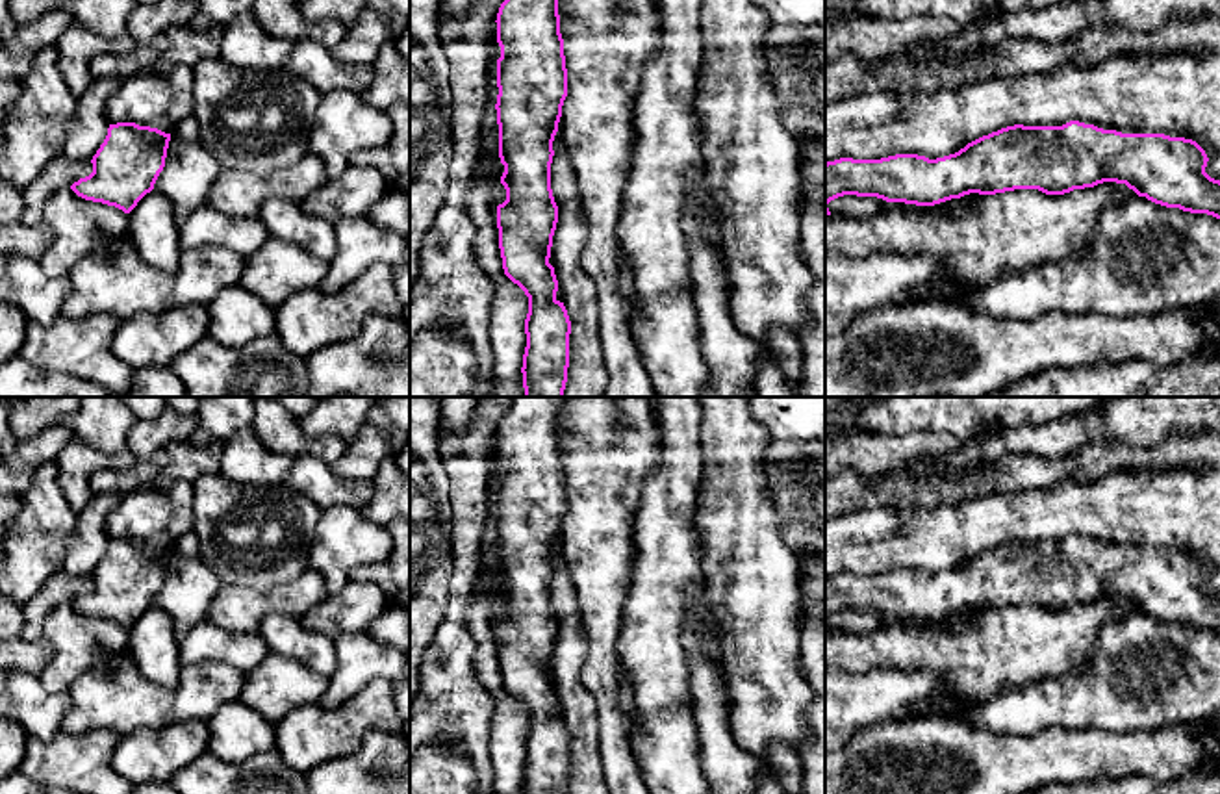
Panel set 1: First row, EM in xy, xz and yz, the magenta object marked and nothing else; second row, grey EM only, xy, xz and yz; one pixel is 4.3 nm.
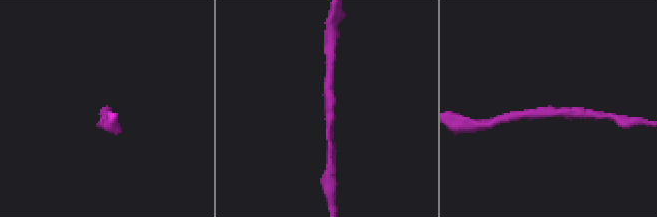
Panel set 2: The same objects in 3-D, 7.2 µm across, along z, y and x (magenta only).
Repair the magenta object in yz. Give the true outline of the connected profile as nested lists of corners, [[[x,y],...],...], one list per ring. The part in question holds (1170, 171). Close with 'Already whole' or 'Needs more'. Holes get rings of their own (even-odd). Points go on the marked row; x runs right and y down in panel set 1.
[[[1079,121],[1062,126],[1014,124],[936,160],[918,154],[896,154],[881,160],[840,158],[827,161],[825,215],[831,215],[827,204],[844,195],[934,206],[970,193],[996,195],[1014,189],[1038,189],[1046,195],[1064,195],[1074,189],[1116,182],[1155,204],[1220,219],[1220,180],[1205,173],[1207,161],[1205,150],[1185,137],[1122,134]]]. Already whole

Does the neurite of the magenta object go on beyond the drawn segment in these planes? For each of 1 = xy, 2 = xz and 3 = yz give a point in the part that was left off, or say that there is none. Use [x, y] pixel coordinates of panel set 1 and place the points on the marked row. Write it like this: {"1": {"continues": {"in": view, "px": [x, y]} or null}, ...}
{"1": {"continues": null}, "2": {"continues": null}, "3": {"continues": null}}

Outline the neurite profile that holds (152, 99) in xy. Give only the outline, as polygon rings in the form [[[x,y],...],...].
[[[176,65],[167,72],[141,70],[121,82],[106,102],[109,124],[135,122],[171,134],[191,117],[195,69]]]

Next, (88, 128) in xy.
[[[117,78],[93,80],[76,98],[76,113],[65,132],[63,156],[72,161],[93,160],[109,128],[106,102],[119,85]]]

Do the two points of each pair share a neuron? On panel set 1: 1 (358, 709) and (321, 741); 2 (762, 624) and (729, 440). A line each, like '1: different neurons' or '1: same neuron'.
1: same neuron
2: same neuron

